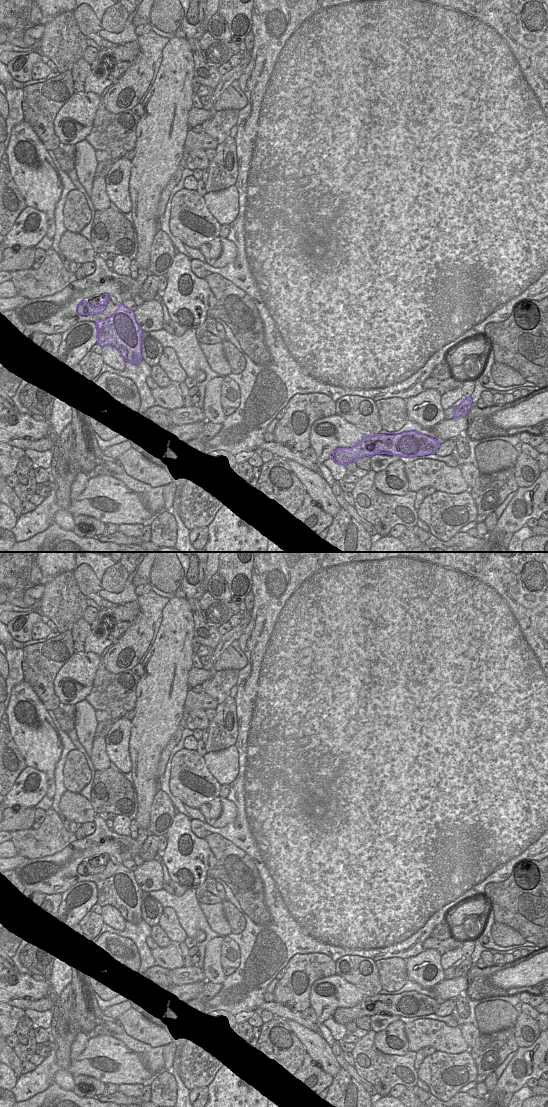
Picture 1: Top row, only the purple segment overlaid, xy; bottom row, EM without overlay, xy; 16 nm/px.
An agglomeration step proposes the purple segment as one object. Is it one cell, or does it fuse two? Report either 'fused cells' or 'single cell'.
fused cells

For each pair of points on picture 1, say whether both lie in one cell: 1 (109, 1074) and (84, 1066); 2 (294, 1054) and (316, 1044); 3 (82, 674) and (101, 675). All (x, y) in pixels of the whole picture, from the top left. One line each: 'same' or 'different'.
1: same
2: different
3: different

